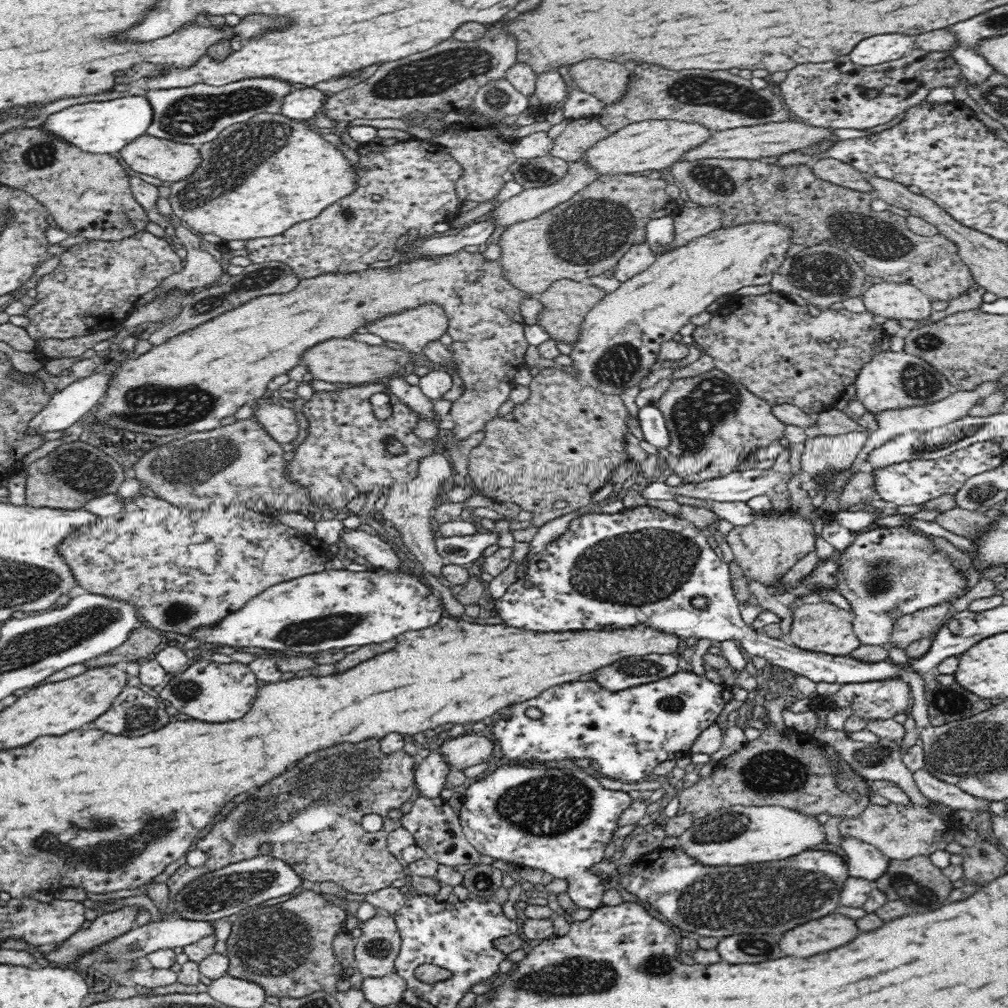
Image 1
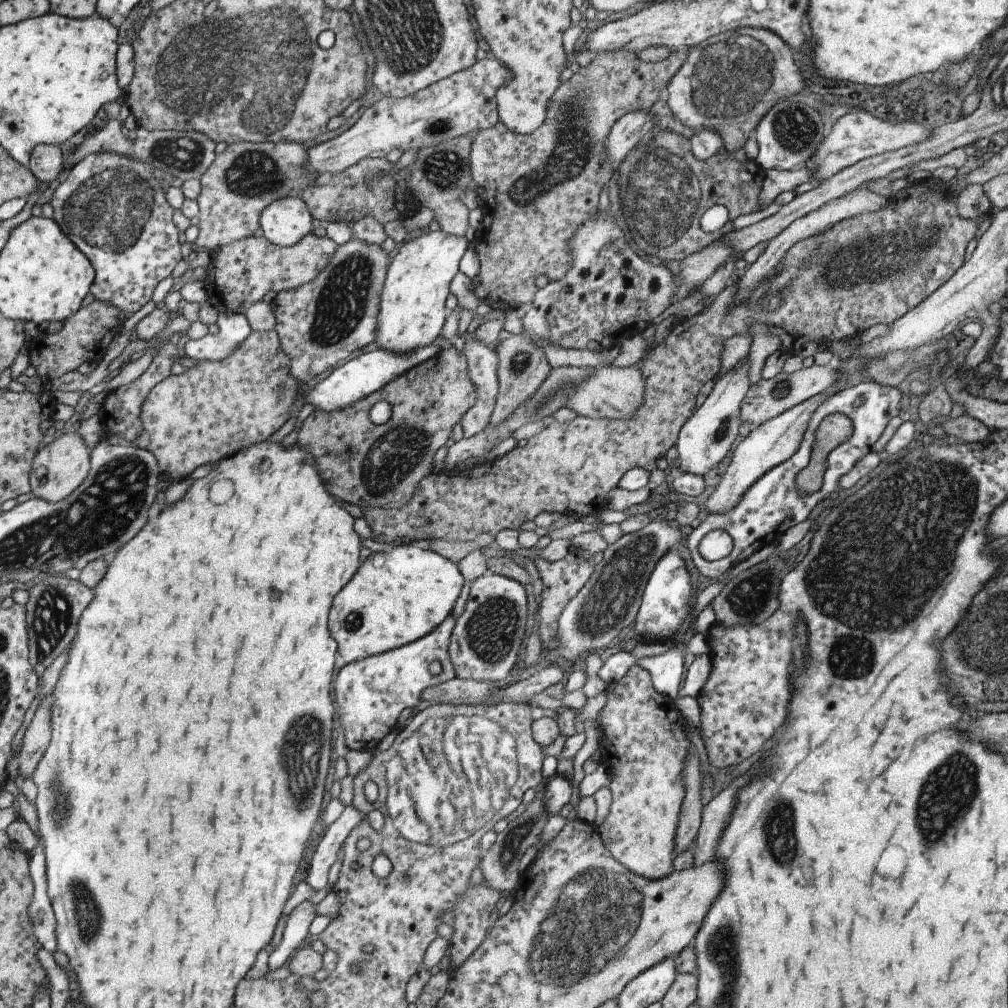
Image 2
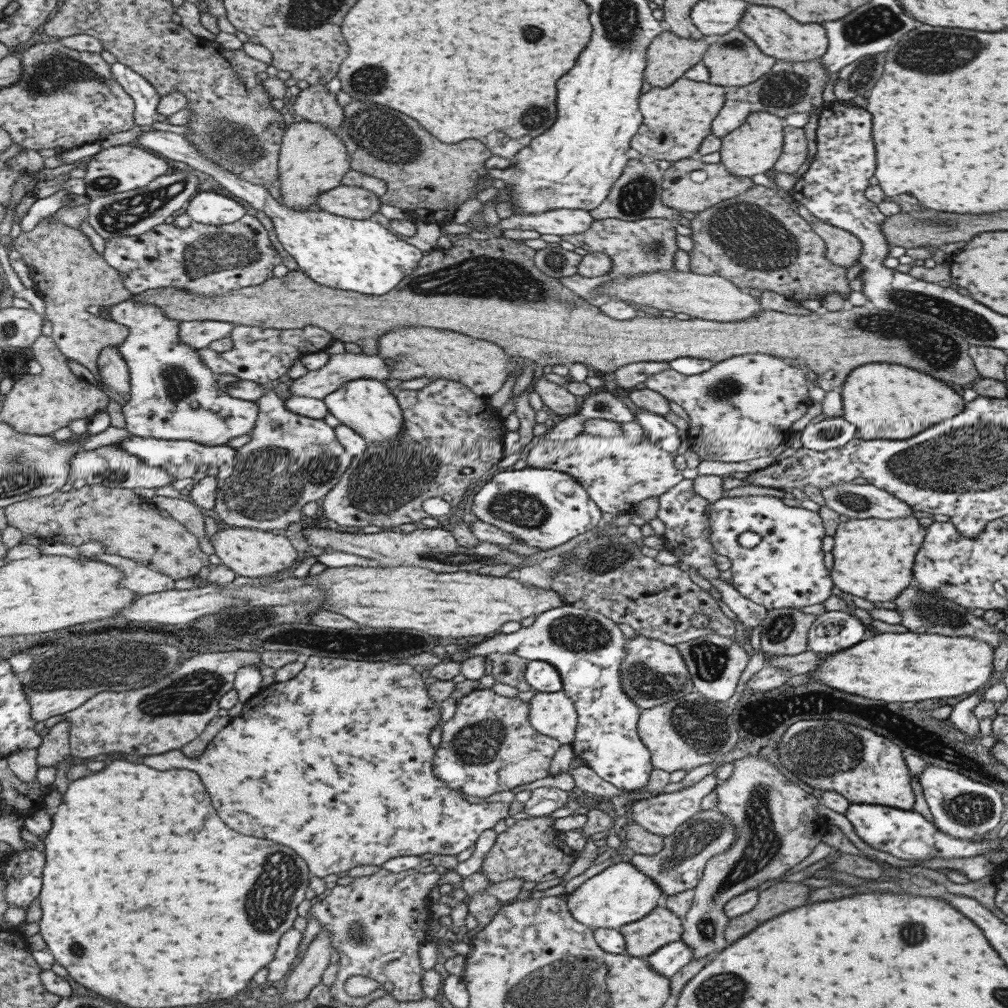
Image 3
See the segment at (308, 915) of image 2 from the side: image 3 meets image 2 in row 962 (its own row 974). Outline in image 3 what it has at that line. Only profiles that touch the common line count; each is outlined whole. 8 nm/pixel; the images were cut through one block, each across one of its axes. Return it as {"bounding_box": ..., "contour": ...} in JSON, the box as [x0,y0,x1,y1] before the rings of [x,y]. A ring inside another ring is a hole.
{"bounding_box":[266,927,301,984],"contour":[[[293,927],[279,937],[273,958],[266,964],[268,981],[279,984],[289,972],[289,965],[296,959],[300,938],[301,934]]]}

